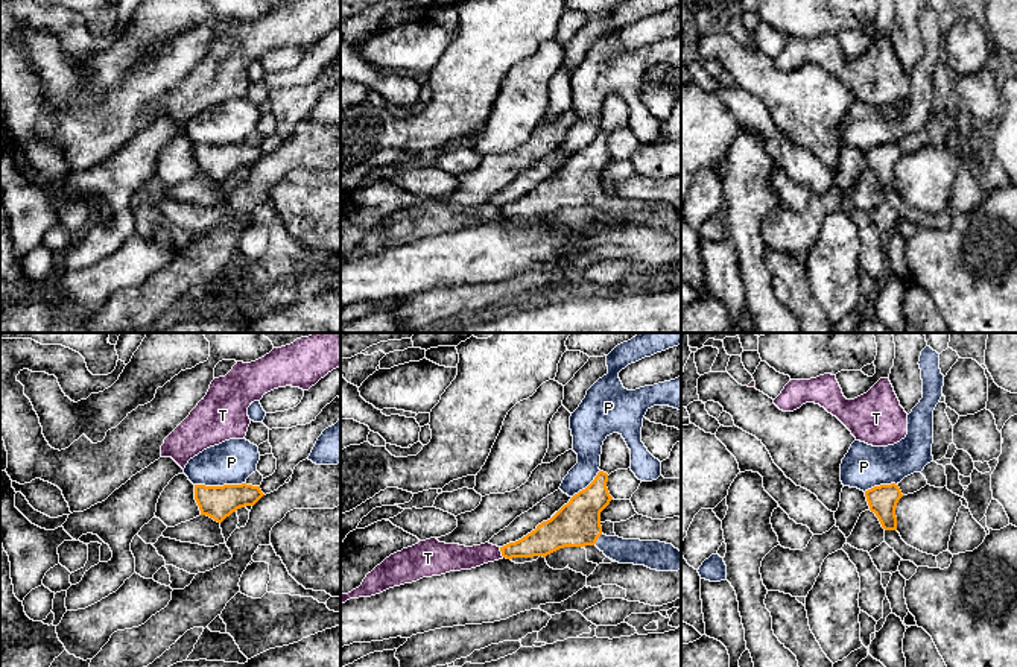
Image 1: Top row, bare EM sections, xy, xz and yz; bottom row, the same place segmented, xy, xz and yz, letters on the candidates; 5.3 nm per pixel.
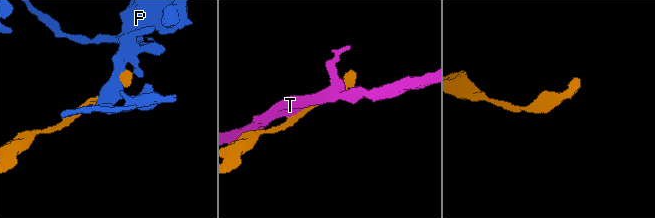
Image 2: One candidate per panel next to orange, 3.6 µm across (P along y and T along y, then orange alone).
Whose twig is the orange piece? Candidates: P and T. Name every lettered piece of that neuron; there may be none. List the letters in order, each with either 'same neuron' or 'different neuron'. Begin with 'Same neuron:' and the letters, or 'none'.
Same neuron: P
P: same neuron
T: different neuron

